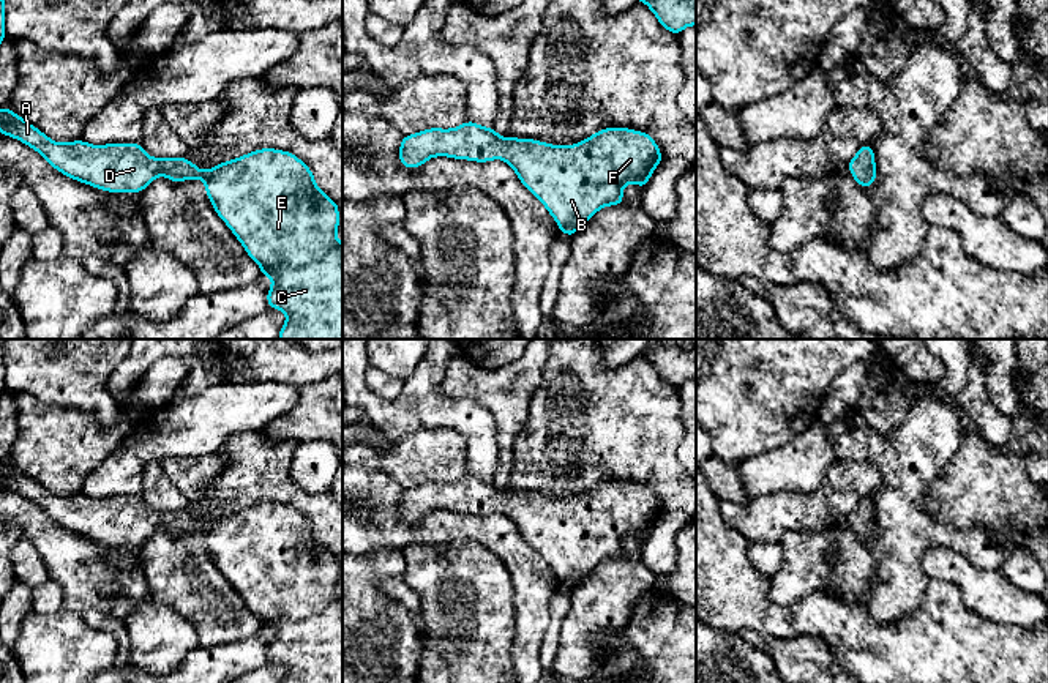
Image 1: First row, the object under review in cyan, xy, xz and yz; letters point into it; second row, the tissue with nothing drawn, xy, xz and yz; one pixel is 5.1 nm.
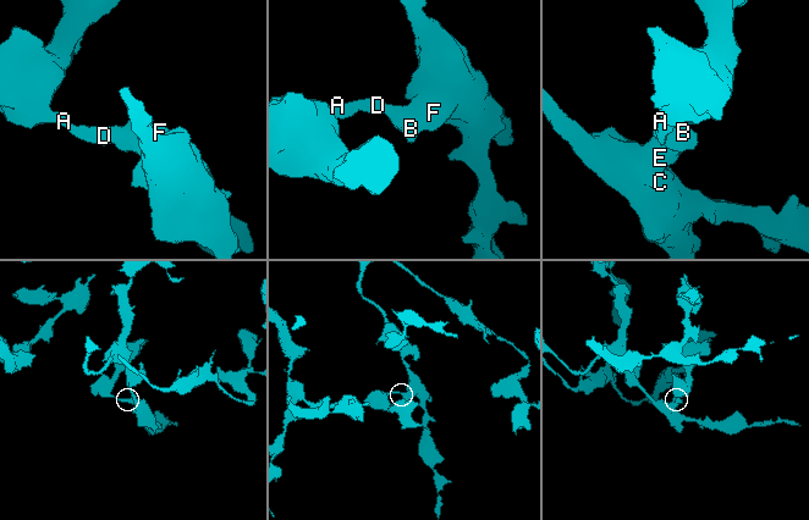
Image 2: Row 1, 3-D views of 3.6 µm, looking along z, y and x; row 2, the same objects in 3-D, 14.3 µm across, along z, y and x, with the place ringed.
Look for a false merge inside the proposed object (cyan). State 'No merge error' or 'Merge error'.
No merge error

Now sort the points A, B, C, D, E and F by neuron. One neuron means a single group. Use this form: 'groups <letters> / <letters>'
groups A B C D E F

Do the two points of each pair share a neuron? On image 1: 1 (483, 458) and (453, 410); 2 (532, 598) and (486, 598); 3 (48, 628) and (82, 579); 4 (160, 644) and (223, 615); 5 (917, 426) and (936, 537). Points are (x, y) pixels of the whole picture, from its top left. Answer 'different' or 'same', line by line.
1: same
2: different
3: different
4: different
5: same

